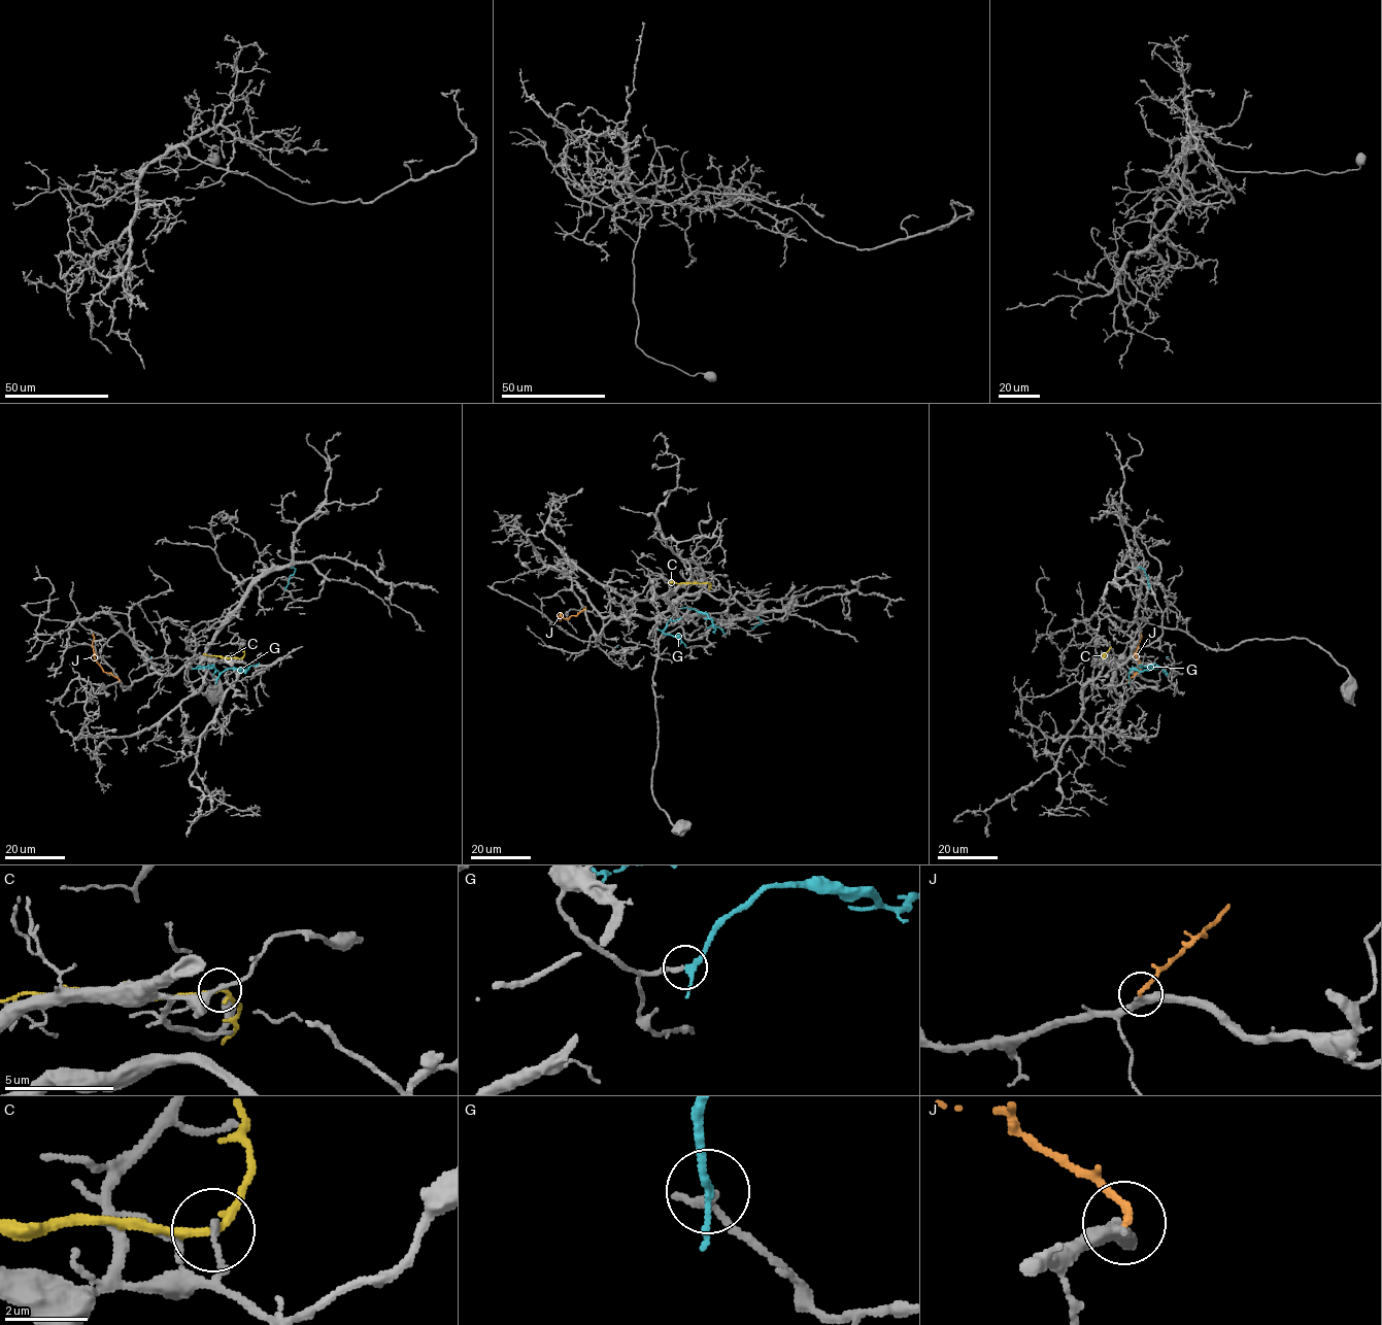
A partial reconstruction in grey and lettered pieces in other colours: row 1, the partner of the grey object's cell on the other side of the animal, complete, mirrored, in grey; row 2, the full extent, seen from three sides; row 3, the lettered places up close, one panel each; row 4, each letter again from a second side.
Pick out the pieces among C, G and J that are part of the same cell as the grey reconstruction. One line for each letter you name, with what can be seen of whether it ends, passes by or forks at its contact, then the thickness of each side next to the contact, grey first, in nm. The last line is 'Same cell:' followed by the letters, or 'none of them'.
Same cell: none of them

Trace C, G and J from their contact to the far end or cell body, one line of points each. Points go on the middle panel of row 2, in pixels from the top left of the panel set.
C: (708, 582), (669, 582)
G: (682, 608), (705, 613), (725, 634), (761, 624), (756, 616)
J: (585, 607), (568, 618), (560, 614), (559, 619)

